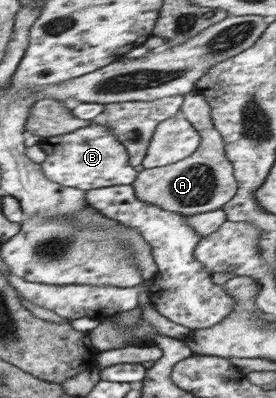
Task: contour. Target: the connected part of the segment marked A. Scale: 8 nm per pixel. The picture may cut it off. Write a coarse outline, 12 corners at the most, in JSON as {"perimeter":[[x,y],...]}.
{"perimeter":[[197,92],[183,112],[203,137],[188,159],[142,170],[142,201],[188,216],[237,195],[226,139]]}

